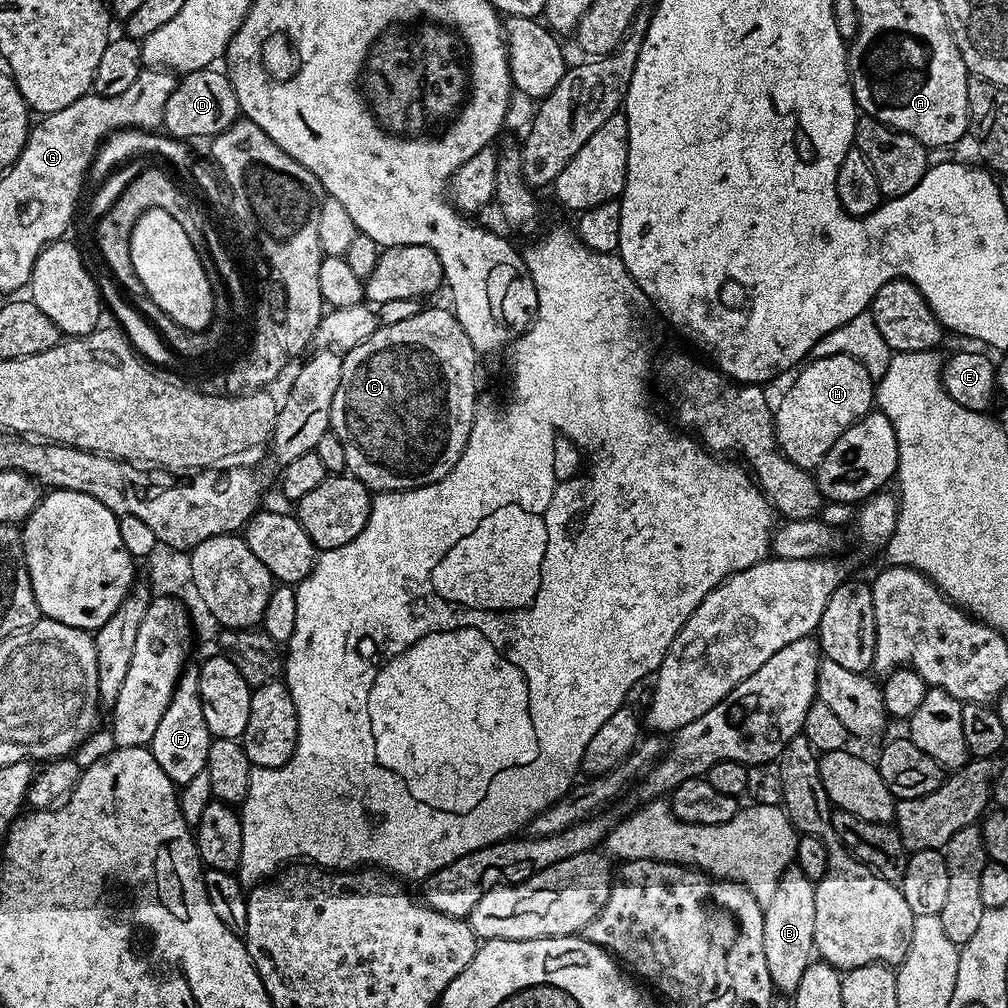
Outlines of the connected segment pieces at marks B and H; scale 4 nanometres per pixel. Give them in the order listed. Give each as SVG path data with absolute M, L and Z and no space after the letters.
M790 866L783 872L774 895L764 904L762 944L773 987L782 994L794 994L815 953L815 883L805 878L802 869Z
M846 354L809 359L795 376L796 381L785 390L780 405L777 403L774 408L776 444L790 462L815 470L840 435L873 411L874 382L866 366Z

